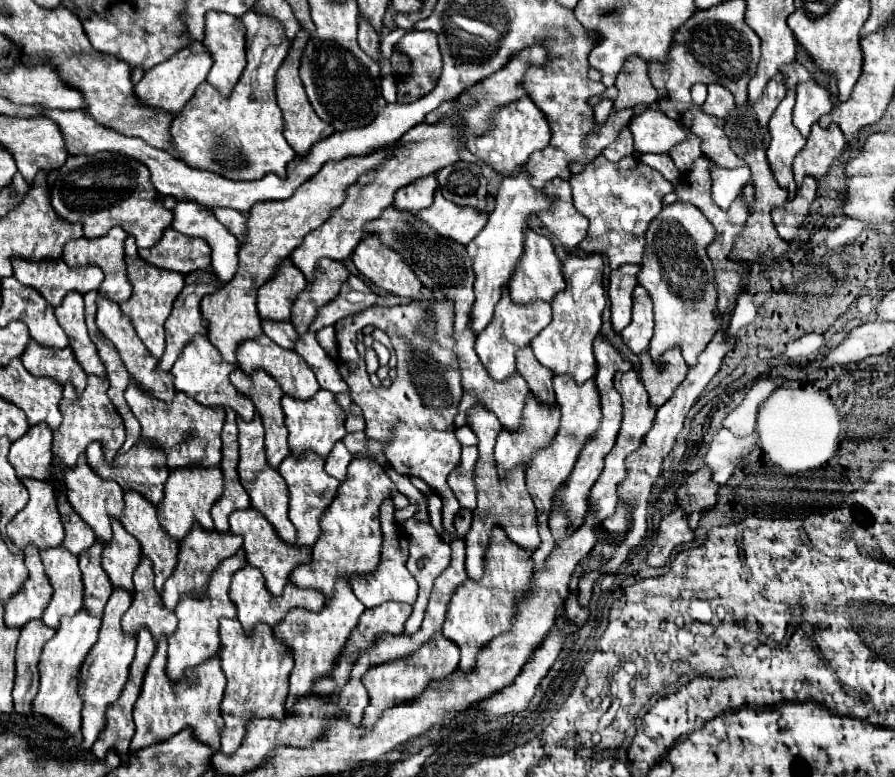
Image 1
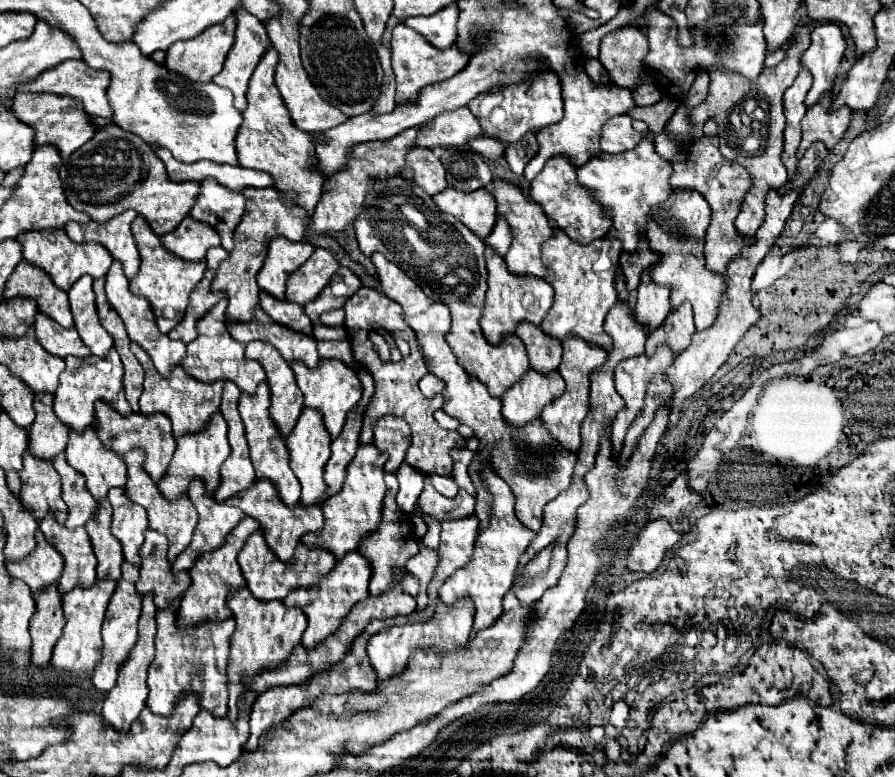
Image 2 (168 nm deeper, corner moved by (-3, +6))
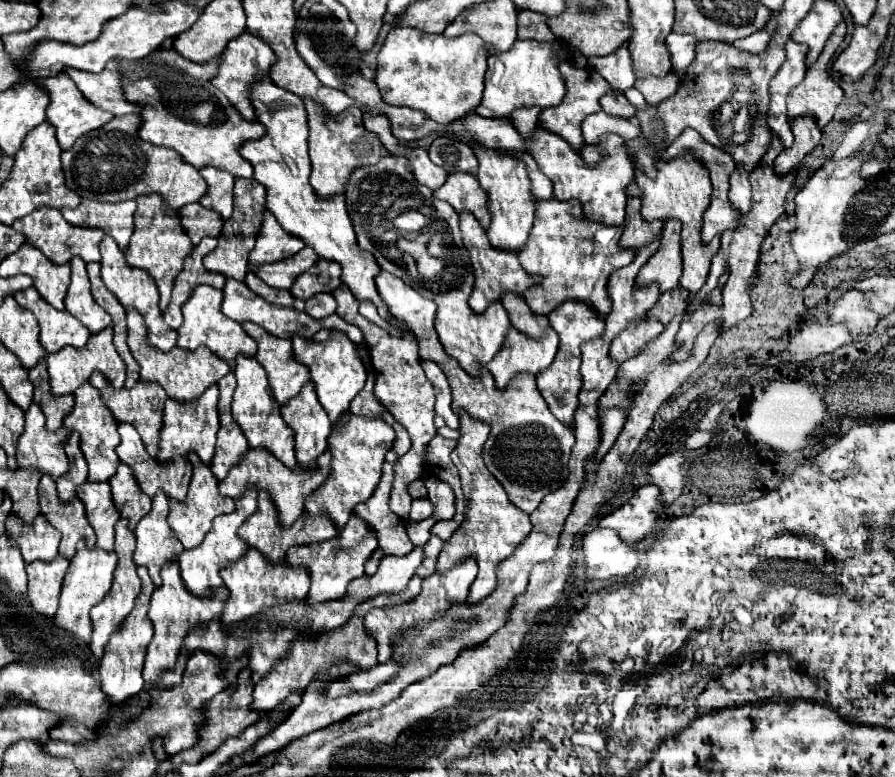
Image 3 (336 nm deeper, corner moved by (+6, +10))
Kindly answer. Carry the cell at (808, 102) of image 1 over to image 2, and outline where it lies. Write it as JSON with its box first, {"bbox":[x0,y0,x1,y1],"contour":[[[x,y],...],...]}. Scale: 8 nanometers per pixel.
{"bbox":[801,23,845,107],"contour":[[[823,23],[811,33],[811,45],[801,55],[801,65],[807,67],[809,73],[813,75],[813,87],[805,97],[807,107],[815,105],[825,93],[831,93],[839,73],[843,51],[845,39],[837,25]]]}

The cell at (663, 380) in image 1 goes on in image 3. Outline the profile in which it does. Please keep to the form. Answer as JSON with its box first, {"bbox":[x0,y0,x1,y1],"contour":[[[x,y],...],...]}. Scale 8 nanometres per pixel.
{"bbox":[648,285,688,325],"contour":[[[680,285],[676,289],[670,289],[666,293],[660,295],[660,299],[656,301],[656,305],[648,311],[648,315],[658,317],[664,325],[668,325],[668,321],[674,315],[680,315],[686,311],[686,301],[688,301],[688,291],[680,289]]]}

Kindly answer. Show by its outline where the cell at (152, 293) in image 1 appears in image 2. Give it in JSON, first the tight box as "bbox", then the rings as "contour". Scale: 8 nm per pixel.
{"bbox":[129,215,205,333],"contour":[[[139,215],[135,217],[135,221],[131,225],[131,233],[135,237],[135,243],[137,243],[137,249],[141,255],[141,269],[139,269],[137,277],[129,283],[129,291],[137,293],[139,297],[145,297],[151,303],[157,329],[161,333],[169,333],[169,329],[173,329],[183,319],[185,309],[189,305],[191,291],[205,273],[205,261],[185,263],[185,261],[177,259],[175,255],[171,255],[167,249],[163,249],[159,237],[151,231],[147,221],[143,221],[143,217],[139,217]]]}

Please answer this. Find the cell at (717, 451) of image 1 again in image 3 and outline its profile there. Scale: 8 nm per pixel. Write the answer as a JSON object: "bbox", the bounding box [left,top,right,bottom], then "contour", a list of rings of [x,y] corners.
{"bbox":[648,451,684,505],"contour":[[[682,451],[674,455],[664,455],[656,463],[648,467],[648,483],[656,485],[660,489],[660,501],[664,505],[672,503],[682,493],[682,475],[680,465],[684,463]]]}

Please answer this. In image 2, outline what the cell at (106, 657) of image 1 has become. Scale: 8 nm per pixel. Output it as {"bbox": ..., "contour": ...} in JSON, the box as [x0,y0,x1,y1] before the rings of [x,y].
{"bbox":[93,563,141,693],"contour":[[[123,563],[123,575],[121,575],[121,581],[117,583],[113,597],[109,599],[107,617],[103,623],[103,659],[99,661],[95,675],[93,675],[95,689],[99,689],[103,693],[113,689],[113,685],[117,683],[117,673],[137,641],[137,621],[139,621],[139,613],[141,613],[141,597],[135,589],[137,579],[139,579],[139,567],[131,565],[131,563]]]}

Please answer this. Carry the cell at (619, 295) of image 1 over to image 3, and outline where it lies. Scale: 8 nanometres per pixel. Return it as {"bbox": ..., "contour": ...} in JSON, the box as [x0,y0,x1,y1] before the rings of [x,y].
{"bbox":[620,197,662,251],"contour":[[[628,197],[626,221],[624,221],[624,233],[622,233],[622,239],[620,239],[620,247],[638,251],[644,245],[648,245],[650,241],[654,241],[660,227],[662,227],[660,221],[644,221],[640,217],[640,197],[638,199]]]}

